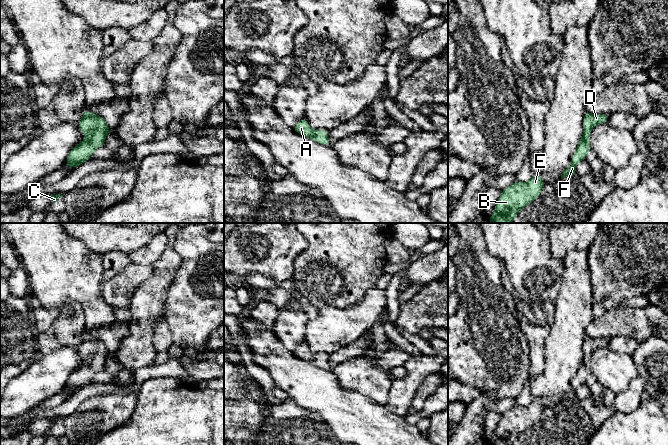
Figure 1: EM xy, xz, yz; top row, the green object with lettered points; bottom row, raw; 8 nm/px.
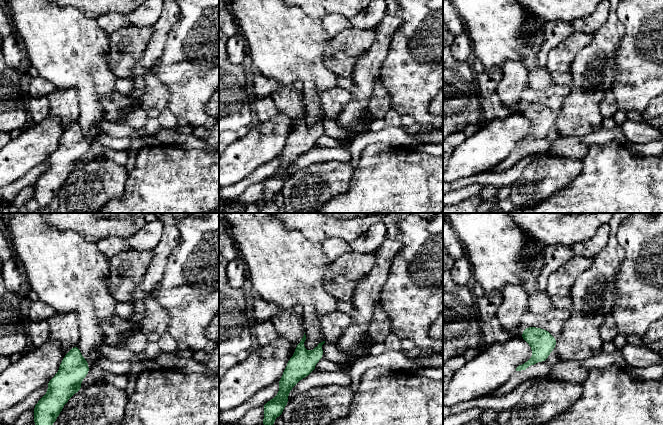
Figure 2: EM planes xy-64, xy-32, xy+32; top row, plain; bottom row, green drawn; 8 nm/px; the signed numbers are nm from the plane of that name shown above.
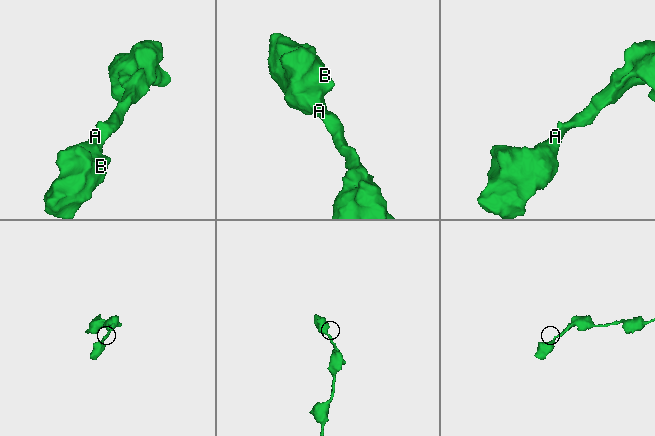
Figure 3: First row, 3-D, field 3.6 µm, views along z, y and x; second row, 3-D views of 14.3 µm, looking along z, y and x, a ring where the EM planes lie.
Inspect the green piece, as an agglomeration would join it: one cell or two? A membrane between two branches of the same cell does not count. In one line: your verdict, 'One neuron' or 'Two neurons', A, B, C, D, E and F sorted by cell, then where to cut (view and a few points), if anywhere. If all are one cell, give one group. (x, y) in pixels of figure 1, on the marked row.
One neuron. Groups: A B C D E F. No split

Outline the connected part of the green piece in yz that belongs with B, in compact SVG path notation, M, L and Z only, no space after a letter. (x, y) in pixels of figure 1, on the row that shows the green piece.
M533 174L528 182L514 182L502 190L493 215L487 219L490 223L512 223L521 209L540 196L545 185L539 174Z

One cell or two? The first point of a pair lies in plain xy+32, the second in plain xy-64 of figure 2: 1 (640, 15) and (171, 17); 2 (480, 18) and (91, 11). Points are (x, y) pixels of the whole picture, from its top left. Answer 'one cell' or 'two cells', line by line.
1: two cells
2: two cells

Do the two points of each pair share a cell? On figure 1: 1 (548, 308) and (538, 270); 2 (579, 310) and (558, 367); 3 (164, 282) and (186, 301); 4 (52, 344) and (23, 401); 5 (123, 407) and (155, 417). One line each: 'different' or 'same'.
1: different
2: same
3: different
4: different
5: different

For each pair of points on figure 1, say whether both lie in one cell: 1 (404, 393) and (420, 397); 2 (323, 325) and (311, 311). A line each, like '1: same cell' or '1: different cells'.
1: different cells
2: different cells

